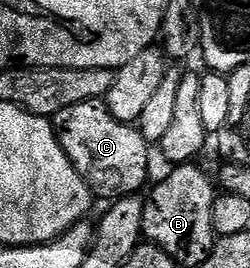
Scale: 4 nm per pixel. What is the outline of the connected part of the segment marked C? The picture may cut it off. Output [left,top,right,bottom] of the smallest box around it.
[51,100,151,200]

